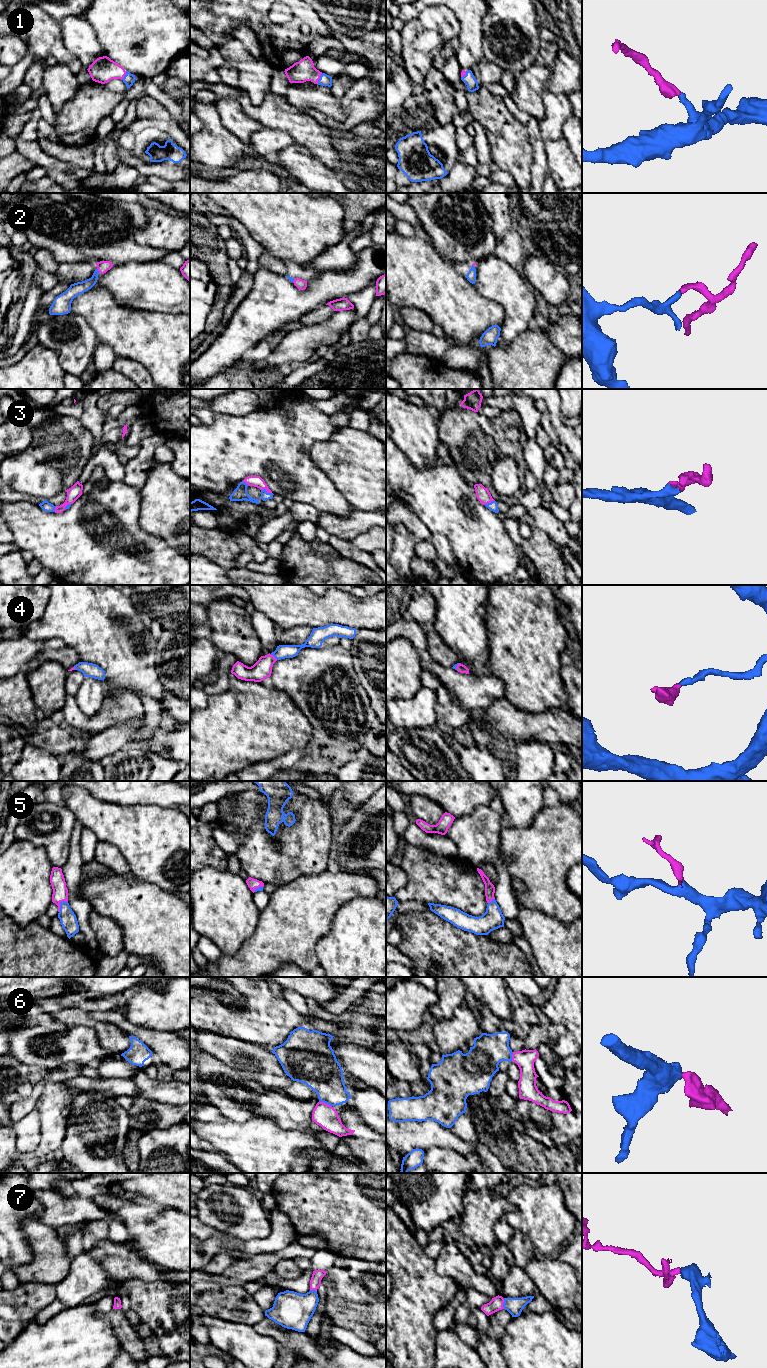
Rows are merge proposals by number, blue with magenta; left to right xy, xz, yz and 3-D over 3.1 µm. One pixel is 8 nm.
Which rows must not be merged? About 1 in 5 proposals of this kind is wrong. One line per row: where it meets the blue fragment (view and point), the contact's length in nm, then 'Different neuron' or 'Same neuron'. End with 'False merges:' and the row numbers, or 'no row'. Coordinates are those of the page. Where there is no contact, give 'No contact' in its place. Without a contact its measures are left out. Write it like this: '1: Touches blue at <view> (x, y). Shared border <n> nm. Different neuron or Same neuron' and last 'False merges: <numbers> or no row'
1: Touches blue at xz (320, 78). Shared border 100 nm. Same neuron
2: Touches blue at xy (97, 270). Shared border 40 nm. Same neuron
3: Touches blue at xz (266, 492). Shared border 100 nm. Same neuron
4: Touches blue at xz (274, 656). Shared border 80 nm. Same neuron
5: Touches blue at xy (60, 904). Shared border 120 nm. Same neuron
6: Touches blue at xz (325, 1102). Shared border 110 nm. Same neuron
7: Touches blue at yz (503, 1303). Shared border 90 nm. Same neuron
False merges: no row

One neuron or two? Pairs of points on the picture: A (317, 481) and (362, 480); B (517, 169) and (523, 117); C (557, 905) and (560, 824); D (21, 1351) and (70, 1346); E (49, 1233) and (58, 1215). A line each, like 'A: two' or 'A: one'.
A: two
B: two
C: one
D: one
E: two

